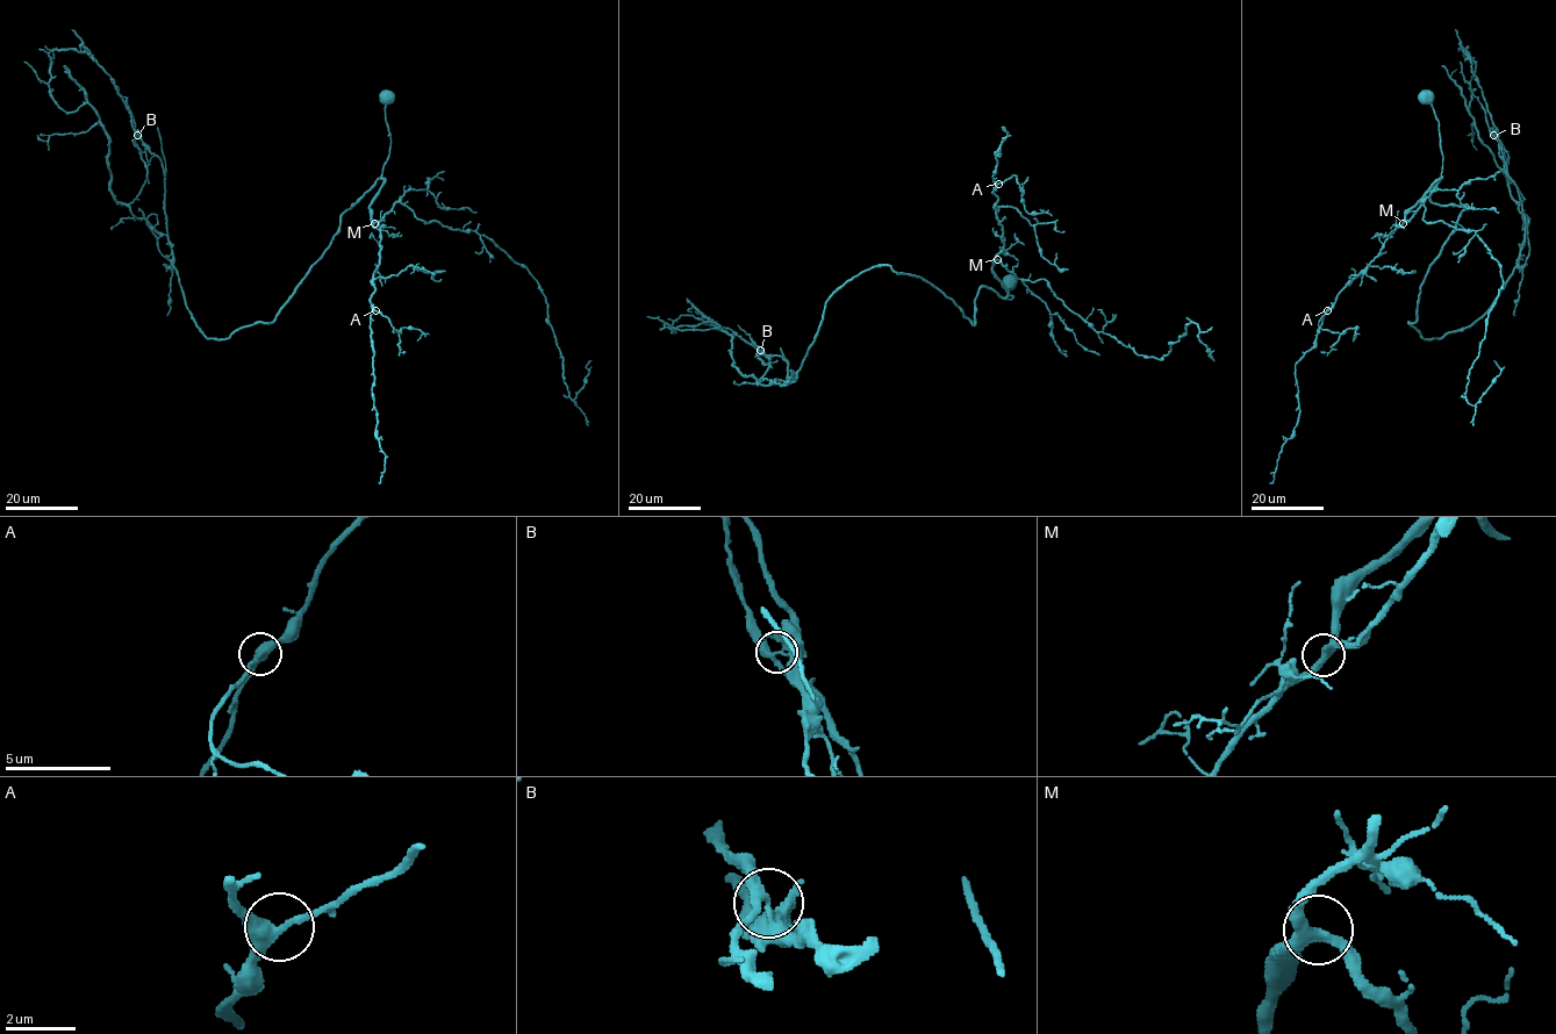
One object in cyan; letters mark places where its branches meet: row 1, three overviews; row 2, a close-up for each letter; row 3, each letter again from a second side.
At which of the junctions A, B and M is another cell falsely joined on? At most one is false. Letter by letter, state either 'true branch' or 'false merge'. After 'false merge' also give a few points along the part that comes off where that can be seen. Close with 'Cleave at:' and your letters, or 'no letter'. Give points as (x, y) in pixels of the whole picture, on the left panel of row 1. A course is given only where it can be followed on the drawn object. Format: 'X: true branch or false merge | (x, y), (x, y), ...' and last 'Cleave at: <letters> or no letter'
A: true branch
B: false merge | (136, 135), (147, 179), (121, 203), (95, 110), (84, 102), (65, 112), (48, 85), (51, 50), (85, 48)
M: true branch
Cleave at: B

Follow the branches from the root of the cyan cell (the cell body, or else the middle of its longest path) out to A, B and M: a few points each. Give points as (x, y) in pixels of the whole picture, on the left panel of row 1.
A: (384, 98), (391, 145), (381, 174), (385, 182), (370, 206), (372, 224), (381, 237), (370, 299), (375, 310)
B: (384, 98), (381, 176), (275, 317), (224, 338), (187, 307), (162, 163), (136, 135)
M: (384, 98), (391, 145), (381, 174), (385, 182), (370, 206), (374, 223)

